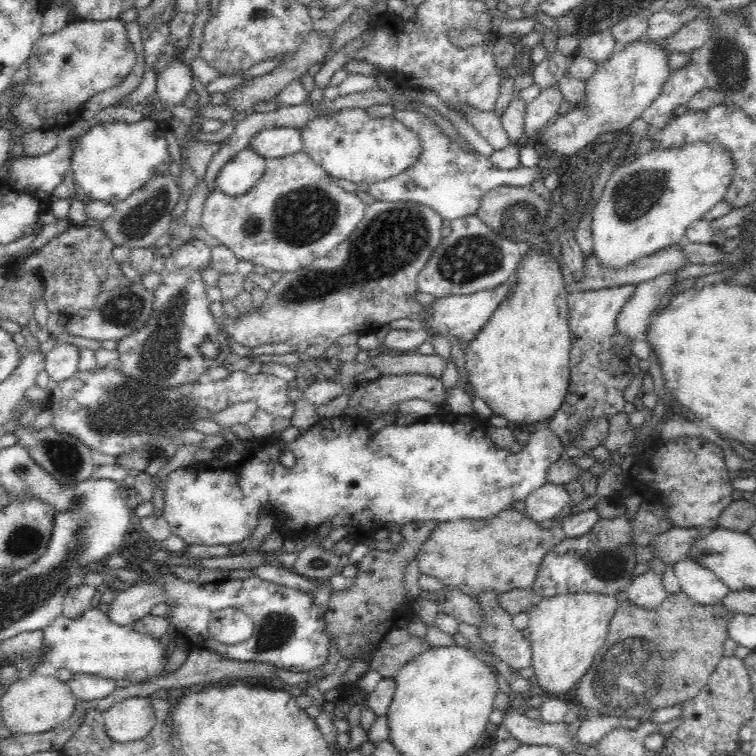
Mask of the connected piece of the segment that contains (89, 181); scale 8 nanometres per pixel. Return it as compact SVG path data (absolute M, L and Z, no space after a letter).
M148 115L130 124L114 122L92 126L80 138L72 158L71 170L75 183L80 186L80 194L114 205L139 190L150 178L167 174L171 157L166 132Z

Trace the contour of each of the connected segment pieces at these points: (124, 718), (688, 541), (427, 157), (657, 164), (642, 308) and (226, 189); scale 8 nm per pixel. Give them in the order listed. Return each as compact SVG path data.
M128 697L103 711L106 735L113 742L136 742L150 734L156 724L149 697Z
M672 527L670 530L655 536L651 546L657 550L664 564L675 564L686 558L691 546L703 535L703 528Z
M394 110L392 118L402 122L419 138L422 148L420 157L401 174L370 185L370 196L376 201L400 202L412 201L426 205L436 211L443 219L453 221L476 214L482 198L491 190L503 185L529 187L537 178L544 178L550 172L537 166L520 166L513 170L500 170L490 165L487 156L469 154L463 148L441 132L439 126L417 110Z
M694 142L678 150L655 149L626 166L619 165L612 172L592 212L592 253L599 264L616 270L623 269L640 262L640 258L679 244L692 222L702 219L707 210L722 200L735 172L734 164L732 154L722 146Z
M666 273L634 285L634 294L620 308L614 320L614 329L626 339L636 340L649 326L651 316L654 316L660 306L662 296L674 284L674 273Z
M248 146L226 162L216 178L215 186L230 197L238 197L247 194L260 181L264 172L264 157Z

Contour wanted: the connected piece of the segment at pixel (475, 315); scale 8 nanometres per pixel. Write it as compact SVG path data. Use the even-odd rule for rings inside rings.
M506 281L504 284L488 290L479 290L474 294L453 294L437 298L428 306L424 306L424 314L416 321L420 323L420 329L424 329L431 339L447 336L450 340L458 339L460 343L468 344L478 334L478 330L490 320L492 312L510 294L510 290L512 282Z

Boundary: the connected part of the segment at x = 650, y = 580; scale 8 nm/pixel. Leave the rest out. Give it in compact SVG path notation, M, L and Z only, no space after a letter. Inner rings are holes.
M647 571L631 580L626 596L638 608L655 610L669 595L663 586L661 575Z

